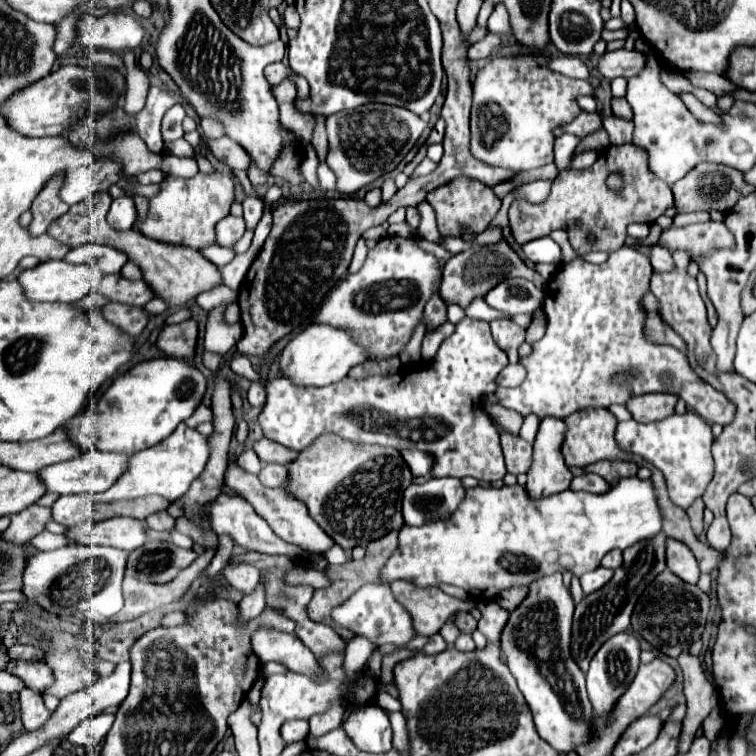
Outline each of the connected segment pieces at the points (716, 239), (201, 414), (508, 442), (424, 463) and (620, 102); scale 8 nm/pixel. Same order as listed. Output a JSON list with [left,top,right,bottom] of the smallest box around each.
[[660,221,734,261],[184,403,212,427],[498,429,532,475],[400,449,432,477],[612,97,632,119]]

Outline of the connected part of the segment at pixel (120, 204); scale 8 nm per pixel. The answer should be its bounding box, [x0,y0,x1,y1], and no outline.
[108,195,136,231]

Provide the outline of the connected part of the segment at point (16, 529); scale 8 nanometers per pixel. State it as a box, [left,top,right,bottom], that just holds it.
[2,505,50,543]

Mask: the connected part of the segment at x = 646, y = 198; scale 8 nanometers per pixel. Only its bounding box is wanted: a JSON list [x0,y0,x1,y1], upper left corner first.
[510,145,674,255]

